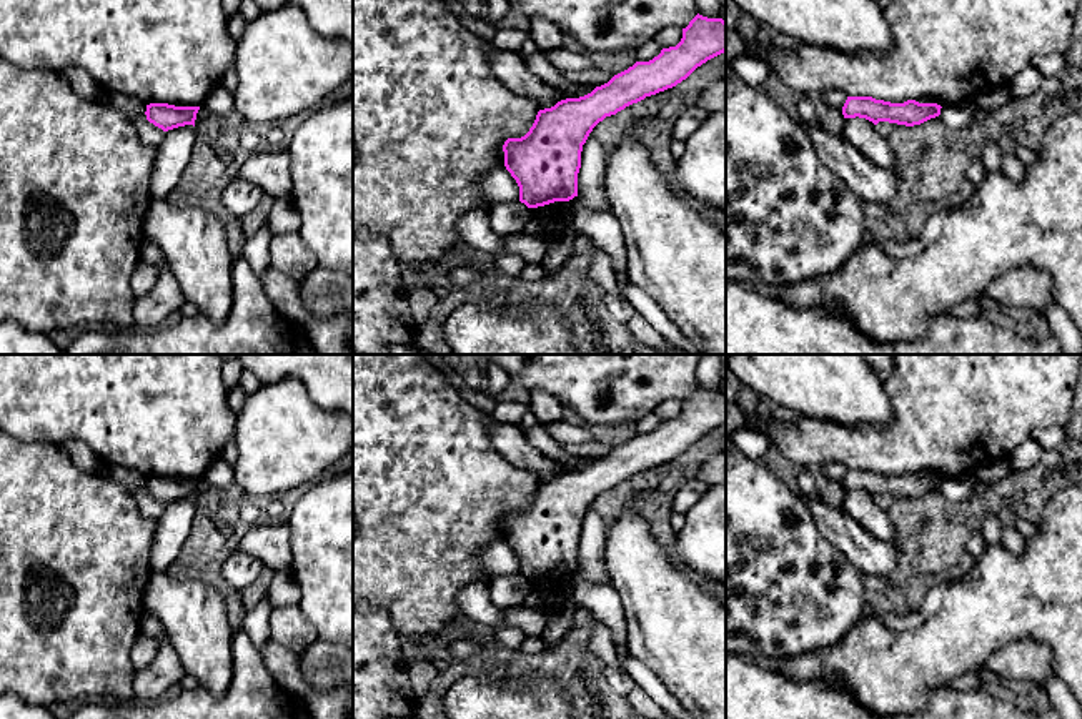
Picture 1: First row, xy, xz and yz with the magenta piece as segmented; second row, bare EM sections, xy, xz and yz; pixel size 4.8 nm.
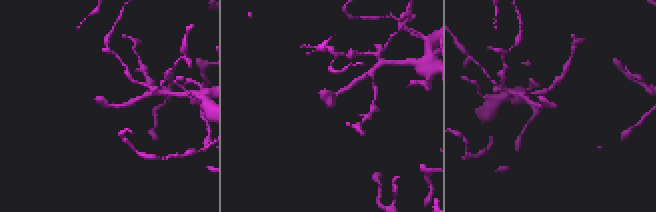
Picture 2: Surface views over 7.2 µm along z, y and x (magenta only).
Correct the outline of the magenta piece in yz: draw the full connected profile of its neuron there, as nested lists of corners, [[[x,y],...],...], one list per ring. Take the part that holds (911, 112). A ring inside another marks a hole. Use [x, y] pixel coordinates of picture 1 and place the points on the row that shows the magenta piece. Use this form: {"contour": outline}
{"contour": [[[847,97],[842,107],[842,115],[844,118],[866,118],[874,125],[889,121],[914,126],[939,117],[941,108],[942,107],[937,103],[919,103],[916,100],[891,103],[872,97]]]}

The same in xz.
{"contour": [[[697,13],[689,25],[682,28],[682,38],[676,47],[663,48],[661,53],[649,62],[636,62],[584,97],[566,98],[551,108],[539,110],[533,126],[524,136],[508,138],[503,145],[504,166],[519,186],[519,201],[528,208],[538,208],[554,201],[569,201],[578,196],[583,145],[599,121],[646,97],[676,87],[697,67],[724,52],[726,22]]]}

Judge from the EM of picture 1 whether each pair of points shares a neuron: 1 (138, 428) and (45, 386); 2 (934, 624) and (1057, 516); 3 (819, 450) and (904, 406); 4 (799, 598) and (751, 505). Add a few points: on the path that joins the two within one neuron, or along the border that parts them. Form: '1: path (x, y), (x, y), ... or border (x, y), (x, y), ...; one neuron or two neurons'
1: path (115, 405), (97, 386), (69, 386); one neuron
2: path (969, 618), (981, 611), (1041, 551); one neuron
3: path (844, 445), (879, 445), (893, 431); one neuron
4: path (776, 575), (751, 550), (751, 528); one neuron

